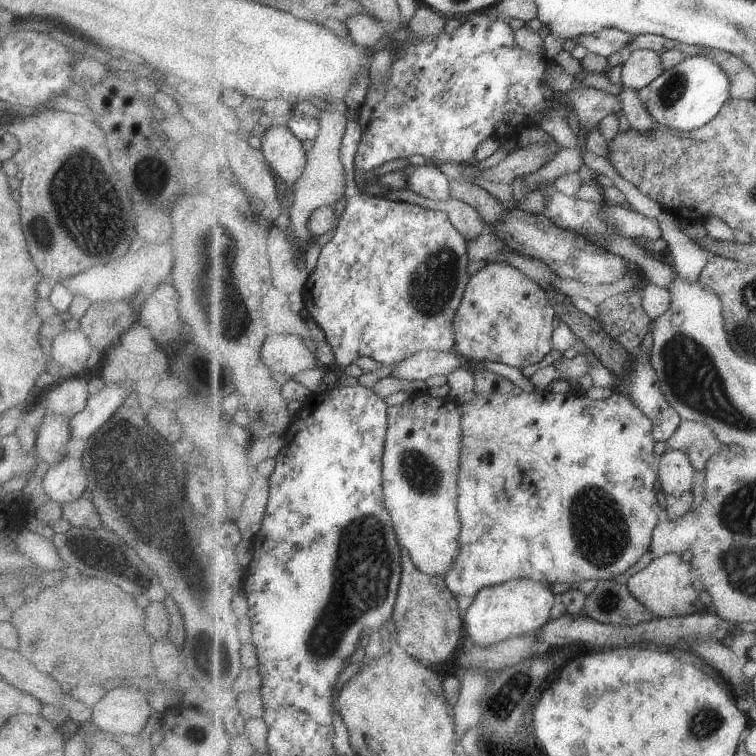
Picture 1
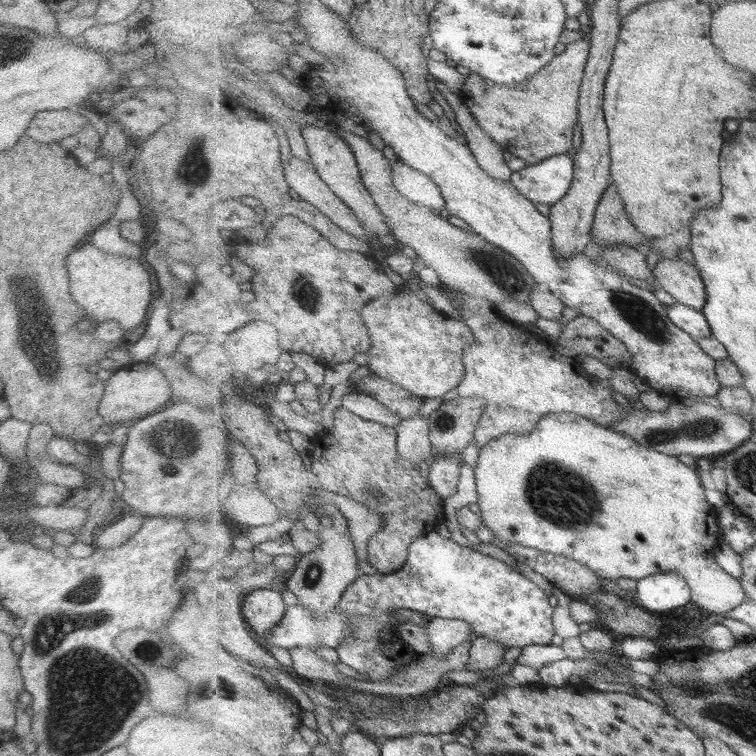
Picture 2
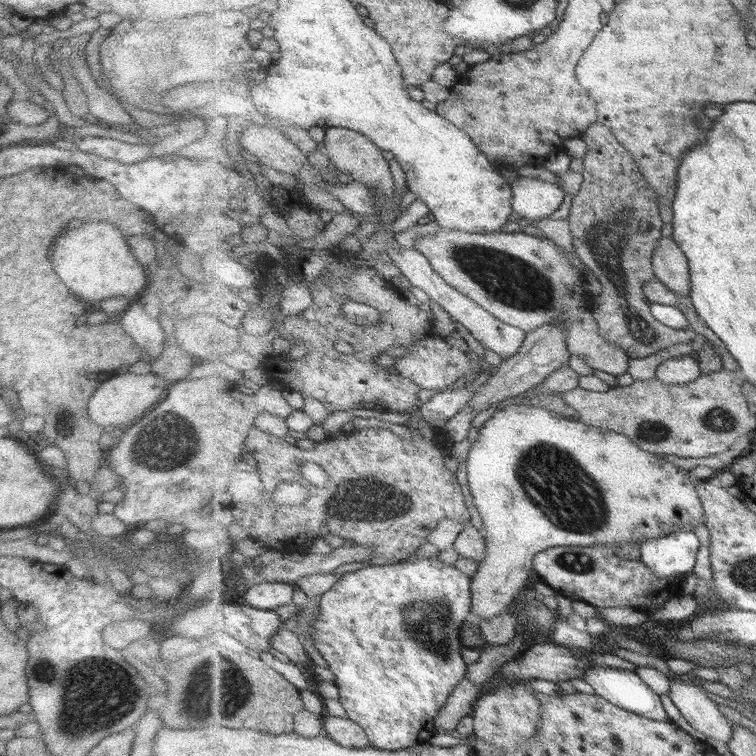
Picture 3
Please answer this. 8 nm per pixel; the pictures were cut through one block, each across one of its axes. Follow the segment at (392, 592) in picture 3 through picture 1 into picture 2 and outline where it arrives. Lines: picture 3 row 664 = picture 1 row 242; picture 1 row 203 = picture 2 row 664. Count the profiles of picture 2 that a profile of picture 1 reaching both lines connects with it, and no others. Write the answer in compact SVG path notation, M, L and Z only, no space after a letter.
M437 530L423 533L411 547L407 562L401 570L391 574L363 573L343 594L339 607L343 613L357 625L355 634L349 640L343 640L341 646L337 646L337 652L341 662L354 668L361 673L365 680L373 682L389 681L389 675L395 671L401 671L401 667L411 665L413 661L419 660L415 657L415 651L411 649L395 630L393 612L399 608L415 610L426 614L431 618L463 620L473 628L475 636L491 638L501 642L505 648L517 646L524 648L529 645L551 645L554 644L556 630L554 627L554 610L551 606L549 596L527 579L517 569L508 566L493 556L481 554L477 550L463 548L453 540L443 538Z

